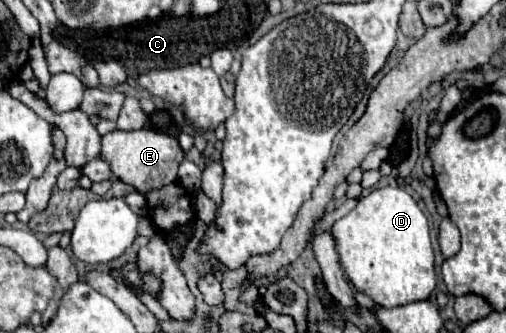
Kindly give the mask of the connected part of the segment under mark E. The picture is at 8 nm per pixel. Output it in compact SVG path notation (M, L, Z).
M138 129L138 131L110 131L102 137L102 159L108 161L112 173L132 185L134 189L148 193L154 189L160 189L164 185L170 185L176 181L176 171L180 161L184 159L184 153L178 145L178 141L166 133L156 133L152 129Z

